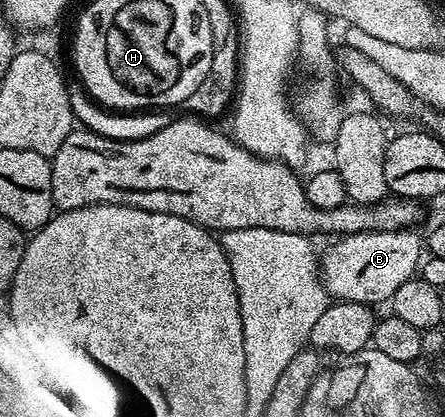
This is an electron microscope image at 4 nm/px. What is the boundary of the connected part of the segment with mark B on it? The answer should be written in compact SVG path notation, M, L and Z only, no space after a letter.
M413 228L403 230L366 230L360 234L346 234L338 237L334 246L329 246L319 258L319 273L330 299L343 302L363 302L366 304L388 303L399 292L402 284L407 284L418 273L417 265L423 254L423 238Z

